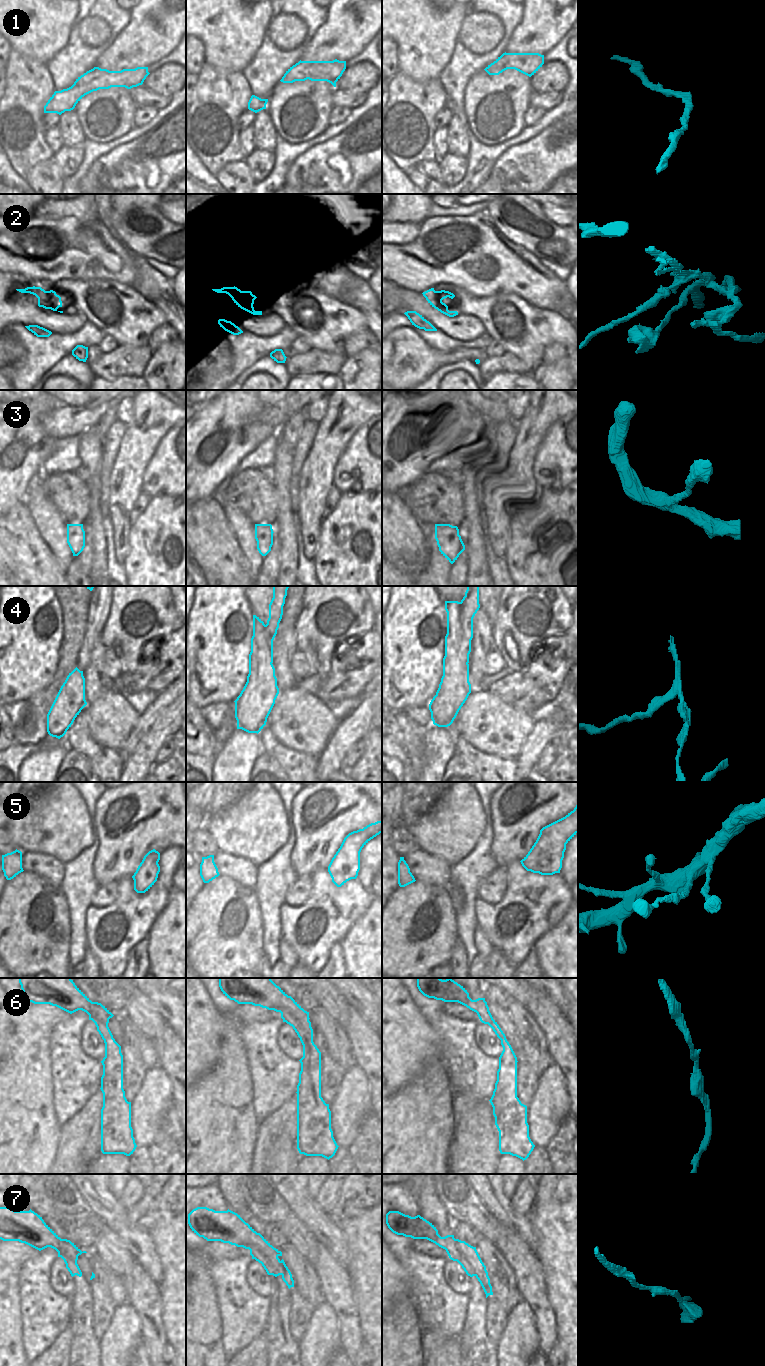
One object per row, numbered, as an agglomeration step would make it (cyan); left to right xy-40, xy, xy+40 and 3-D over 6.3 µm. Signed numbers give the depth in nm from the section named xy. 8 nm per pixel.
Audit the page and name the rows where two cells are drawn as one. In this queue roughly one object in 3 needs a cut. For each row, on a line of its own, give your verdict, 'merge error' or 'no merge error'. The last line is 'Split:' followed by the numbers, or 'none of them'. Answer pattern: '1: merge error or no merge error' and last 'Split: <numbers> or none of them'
1: no merge error
2: merge error
3: no merge error
4: merge error
5: no merge error
6: merge error
7: no merge error
Split: 2, 4, 6

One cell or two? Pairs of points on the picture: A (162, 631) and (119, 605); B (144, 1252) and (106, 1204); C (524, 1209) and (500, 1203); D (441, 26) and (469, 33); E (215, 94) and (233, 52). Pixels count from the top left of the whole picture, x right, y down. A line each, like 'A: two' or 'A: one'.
A: one
B: one
C: two
D: two
E: two

